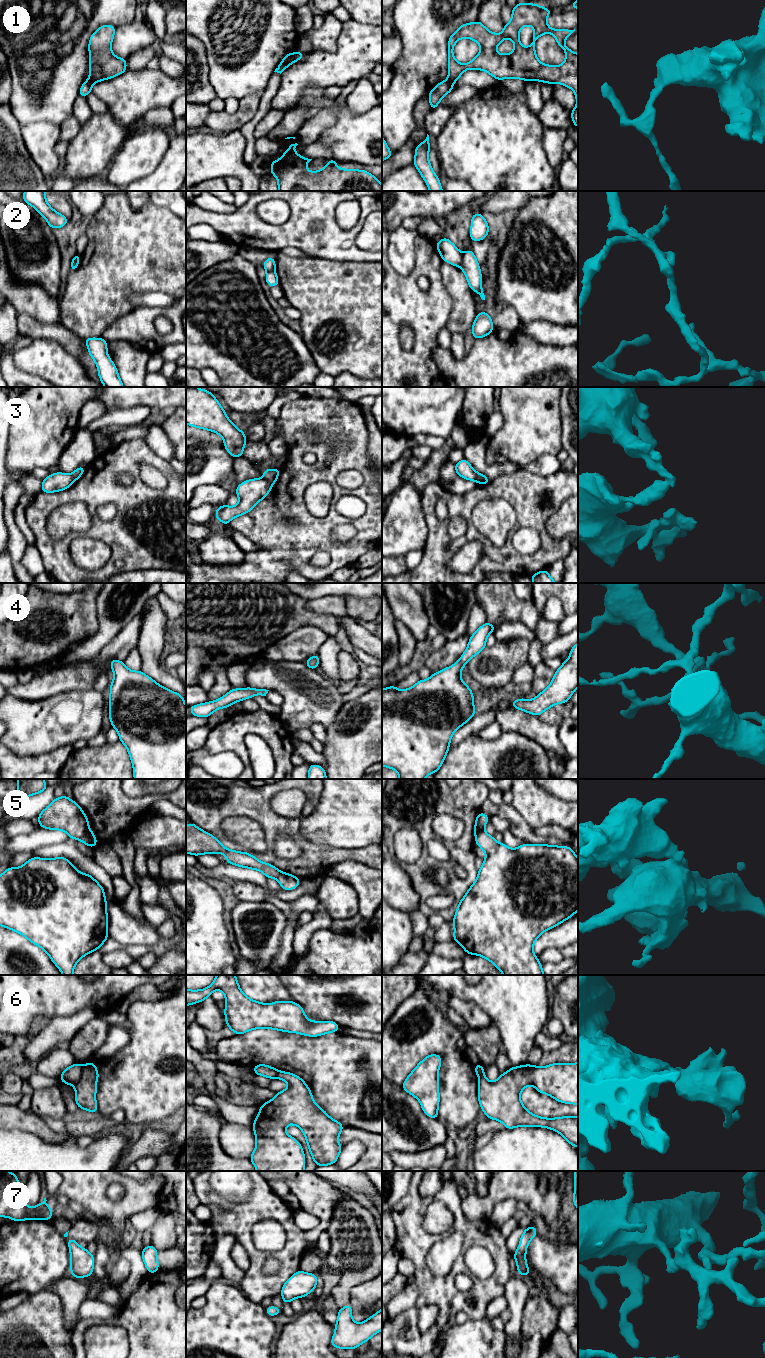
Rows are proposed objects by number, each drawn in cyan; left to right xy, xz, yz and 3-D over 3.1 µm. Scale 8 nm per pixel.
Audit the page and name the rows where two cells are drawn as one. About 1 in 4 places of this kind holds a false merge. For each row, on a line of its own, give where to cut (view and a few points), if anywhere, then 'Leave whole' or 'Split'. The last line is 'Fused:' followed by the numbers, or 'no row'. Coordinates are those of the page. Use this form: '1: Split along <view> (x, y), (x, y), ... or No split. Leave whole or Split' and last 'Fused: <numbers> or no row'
1: Split along yz (446, 80), (451, 84). Split
2: Split along yz (463, 254), (460, 266). Split
3: Split along xz (265, 478), (271, 485). Split
4: No split. Leave whole
5: Split along xy (88, 828), (80, 839). Split
6: Split along xy (85, 1065), (80, 1079), (74, 1085). Split
7: No split. Leave whole
Fused: 1, 2, 3, 5, 6

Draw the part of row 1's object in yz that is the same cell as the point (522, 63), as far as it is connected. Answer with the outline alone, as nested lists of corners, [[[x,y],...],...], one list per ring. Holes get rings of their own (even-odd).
[[[518,3],[512,9],[510,23],[504,24],[501,34],[490,32],[479,20],[462,24],[448,40],[449,74],[446,81],[454,84],[464,71],[477,69],[486,71],[498,81],[515,78],[525,82],[537,80],[553,85],[560,83],[575,93],[577,105],[571,111],[571,118],[573,125],[578,128],[578,54],[565,46],[565,39],[575,29],[551,29],[547,25],[547,17],[551,12],[553,10],[538,4]],[[526,25],[534,28],[533,39],[528,48],[524,48],[519,39],[519,31]],[[546,33],[556,38],[557,44],[566,54],[566,59],[560,66],[542,64],[535,54],[536,40]],[[461,38],[472,39],[481,48],[479,54],[466,64],[458,63],[453,52],[454,45]],[[505,38],[514,42],[514,51],[511,54],[498,54],[495,49]]]

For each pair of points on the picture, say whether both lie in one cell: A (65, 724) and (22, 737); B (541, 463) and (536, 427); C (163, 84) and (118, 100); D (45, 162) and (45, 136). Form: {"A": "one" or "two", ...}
{"A": "one", "B": "two", "C": "one", "D": "one"}

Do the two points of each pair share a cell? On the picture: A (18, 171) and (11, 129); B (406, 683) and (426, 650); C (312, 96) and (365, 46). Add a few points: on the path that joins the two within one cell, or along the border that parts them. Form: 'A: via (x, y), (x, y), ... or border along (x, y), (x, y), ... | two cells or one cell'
A: via (11, 161), (11, 139) | one cell
B: border along (416, 670), (412, 671), (396, 685) | two cells
C: border along (324, 87), (310, 86), (301, 97) | two cells

